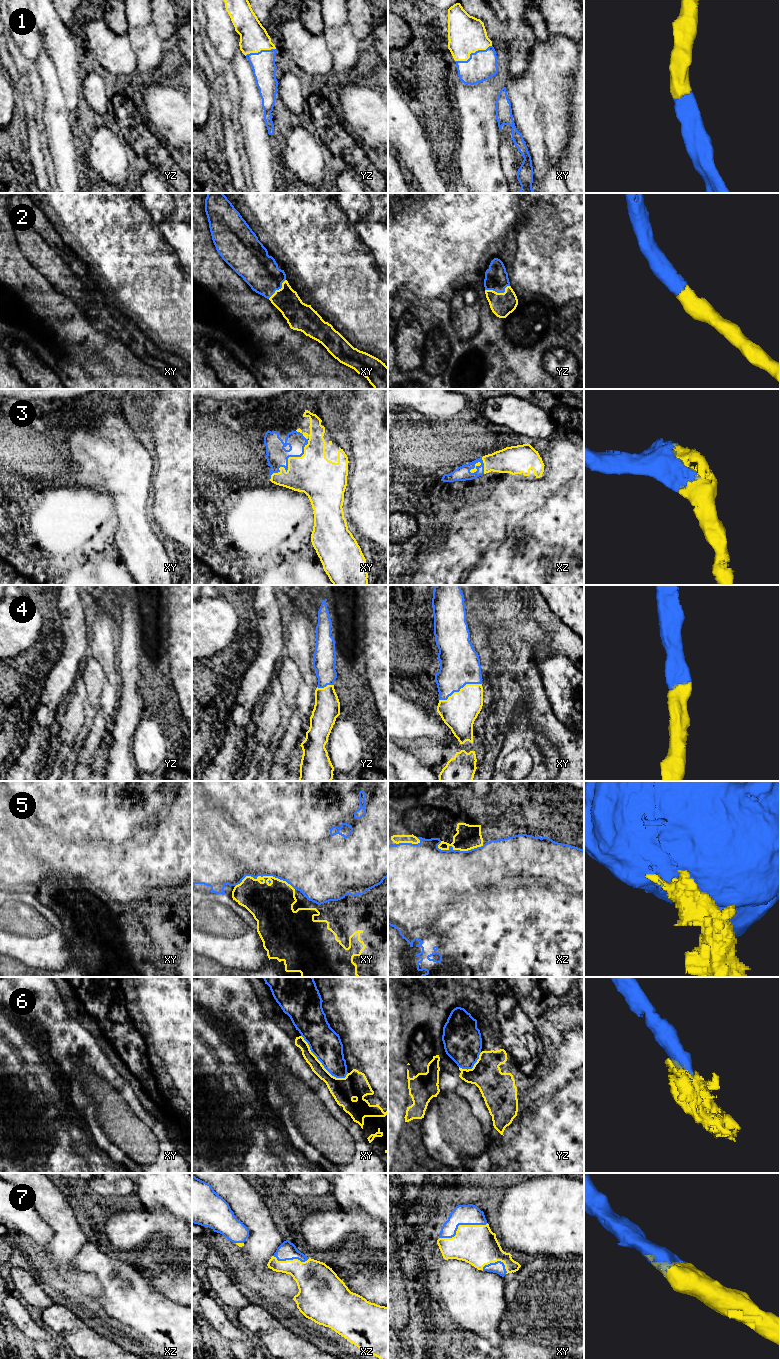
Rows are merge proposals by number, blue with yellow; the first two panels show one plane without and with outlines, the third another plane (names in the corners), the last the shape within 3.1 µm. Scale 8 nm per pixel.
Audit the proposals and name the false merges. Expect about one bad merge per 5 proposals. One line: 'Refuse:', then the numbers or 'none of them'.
Refuse: 5

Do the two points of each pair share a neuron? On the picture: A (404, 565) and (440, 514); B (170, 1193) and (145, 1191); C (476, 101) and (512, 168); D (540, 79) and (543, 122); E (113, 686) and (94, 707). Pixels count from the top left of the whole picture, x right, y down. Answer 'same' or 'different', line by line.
A: same
B: same
C: different
D: same
E: different

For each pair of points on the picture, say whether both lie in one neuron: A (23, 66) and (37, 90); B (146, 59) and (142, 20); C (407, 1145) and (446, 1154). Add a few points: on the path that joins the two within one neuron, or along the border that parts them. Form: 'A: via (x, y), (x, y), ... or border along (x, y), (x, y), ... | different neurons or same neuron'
A: via (29, 72), (33, 76), (35, 84) | same neuron
B: via (146, 49), (142, 30) | same neuron
C: border along (420, 1126), (420, 1137), (426, 1151), (440, 1162) | different neurons

